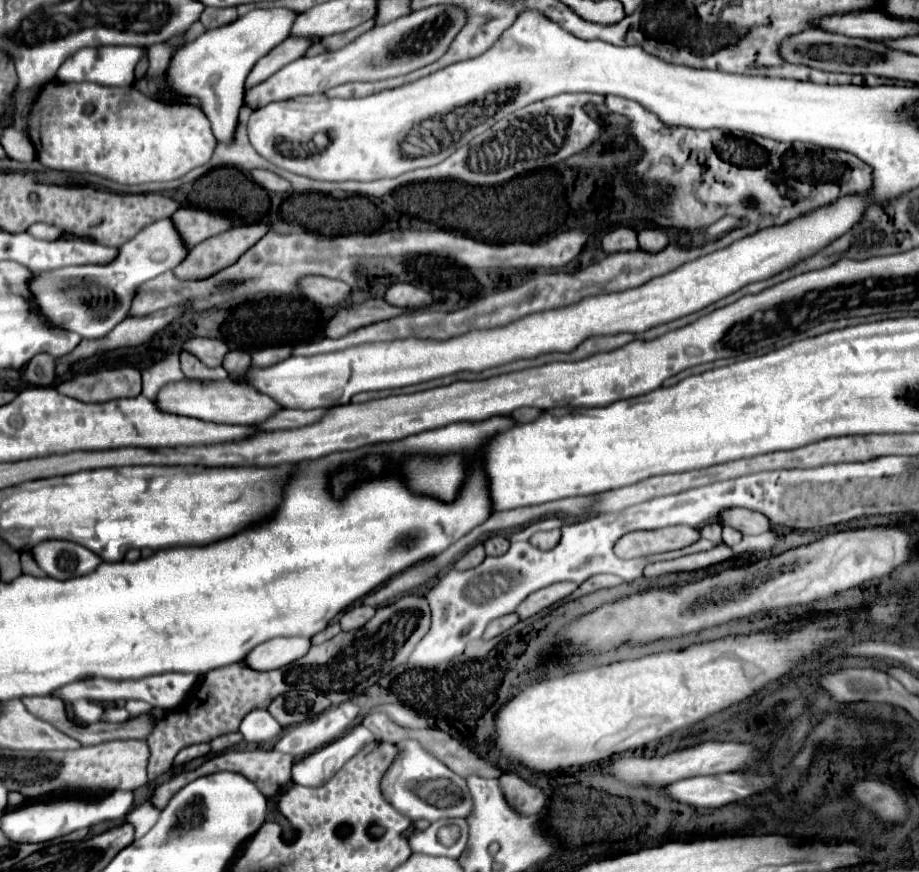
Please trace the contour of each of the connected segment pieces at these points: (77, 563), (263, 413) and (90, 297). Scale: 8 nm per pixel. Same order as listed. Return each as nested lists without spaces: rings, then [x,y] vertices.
[[[63,540],[42,542],[32,549],[32,555],[47,576],[57,580],[85,576],[101,564],[101,558],[91,550]]]
[[[183,380],[163,386],[157,396],[157,406],[163,412],[193,416],[201,420],[221,422],[221,424],[259,424],[273,416],[273,412],[283,410],[281,404],[275,404],[267,394],[261,394],[247,384],[233,384],[231,380],[217,380],[217,382],[195,382]]]
[[[169,218],[157,220],[119,246],[119,254],[111,264],[67,266],[51,272],[33,272],[31,300],[39,304],[39,312],[51,320],[51,324],[77,332],[81,338],[103,338],[127,316],[137,288],[159,274],[173,270],[185,256],[187,250],[175,232],[173,222]]]

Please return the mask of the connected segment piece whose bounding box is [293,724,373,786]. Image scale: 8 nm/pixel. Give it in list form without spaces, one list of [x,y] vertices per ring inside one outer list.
[[[357,724],[339,740],[327,744],[315,754],[293,764],[293,782],[301,786],[321,786],[329,780],[329,774],[335,774],[351,756],[355,756],[365,744],[373,742],[373,734]]]

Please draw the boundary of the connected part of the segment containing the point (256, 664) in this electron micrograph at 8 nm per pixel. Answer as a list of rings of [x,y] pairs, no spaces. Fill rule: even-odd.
[[[293,636],[293,638],[271,638],[259,646],[255,646],[245,662],[253,670],[275,670],[291,664],[299,656],[305,656],[311,648],[309,638]]]

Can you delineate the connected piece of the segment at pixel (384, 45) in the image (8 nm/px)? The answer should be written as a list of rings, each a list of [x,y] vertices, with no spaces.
[[[439,4],[439,6],[423,8],[419,12],[411,12],[389,24],[371,28],[369,32],[365,32],[363,36],[359,36],[357,40],[353,40],[341,50],[325,52],[313,58],[303,56],[283,66],[265,82],[257,84],[255,88],[249,88],[245,94],[245,104],[255,110],[275,100],[289,100],[303,94],[319,94],[333,86],[353,82],[353,80],[385,80],[385,78],[409,74],[417,68],[423,68],[439,60],[447,52],[451,40],[463,28],[463,24],[467,24],[467,12],[451,4]]]

